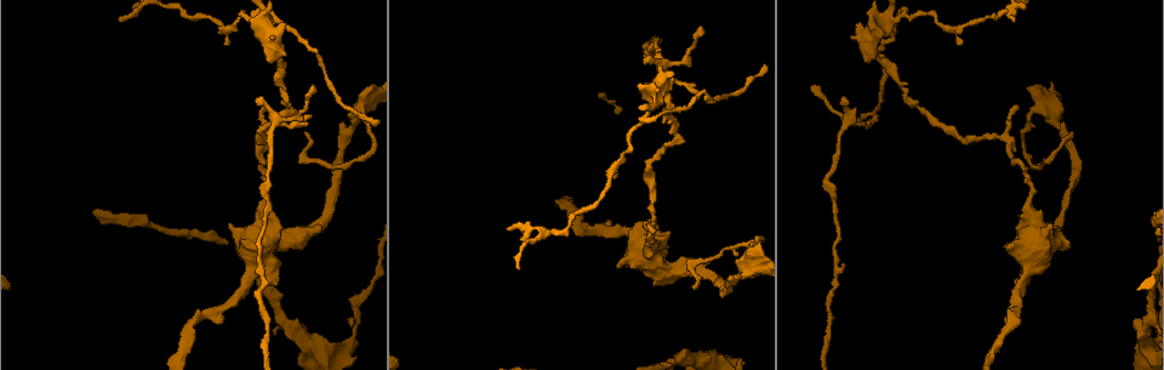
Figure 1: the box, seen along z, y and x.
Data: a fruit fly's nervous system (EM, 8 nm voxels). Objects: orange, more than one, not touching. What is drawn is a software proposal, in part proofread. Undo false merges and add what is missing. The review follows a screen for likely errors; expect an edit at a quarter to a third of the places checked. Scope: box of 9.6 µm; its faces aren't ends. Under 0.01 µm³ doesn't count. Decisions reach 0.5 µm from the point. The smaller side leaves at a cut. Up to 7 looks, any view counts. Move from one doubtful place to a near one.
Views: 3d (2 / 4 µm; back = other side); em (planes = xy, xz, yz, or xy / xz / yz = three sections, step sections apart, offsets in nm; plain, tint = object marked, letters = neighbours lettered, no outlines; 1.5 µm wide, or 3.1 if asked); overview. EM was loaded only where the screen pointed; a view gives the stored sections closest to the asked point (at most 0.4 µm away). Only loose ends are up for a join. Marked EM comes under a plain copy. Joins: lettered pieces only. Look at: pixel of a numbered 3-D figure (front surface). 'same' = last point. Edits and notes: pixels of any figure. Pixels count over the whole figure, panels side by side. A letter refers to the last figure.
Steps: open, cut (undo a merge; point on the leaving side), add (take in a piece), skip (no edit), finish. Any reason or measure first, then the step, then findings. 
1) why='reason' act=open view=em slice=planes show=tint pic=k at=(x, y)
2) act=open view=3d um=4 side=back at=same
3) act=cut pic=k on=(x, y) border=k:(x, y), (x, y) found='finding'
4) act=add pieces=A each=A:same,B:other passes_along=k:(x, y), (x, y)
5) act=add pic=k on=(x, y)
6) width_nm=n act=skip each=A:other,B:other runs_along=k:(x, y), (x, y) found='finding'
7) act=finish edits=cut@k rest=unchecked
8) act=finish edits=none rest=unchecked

why='calibre changes' act=open view=em slice=planes show=tint pic=1 at=(272, 277)

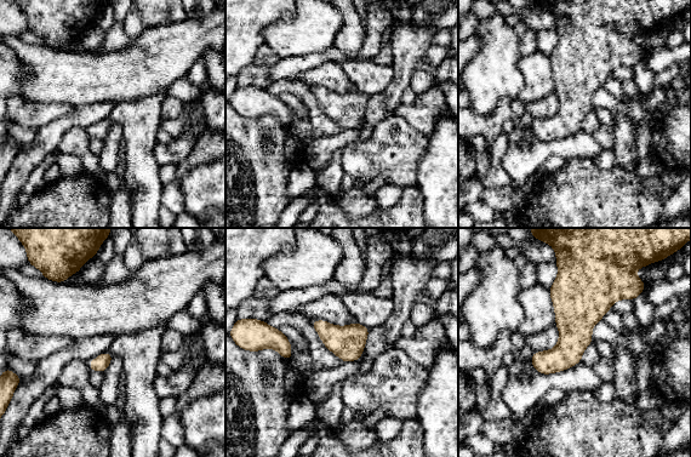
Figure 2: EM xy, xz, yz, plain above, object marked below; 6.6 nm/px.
why='see the neighbours' act=open view=em slice=planes show=letters at=same

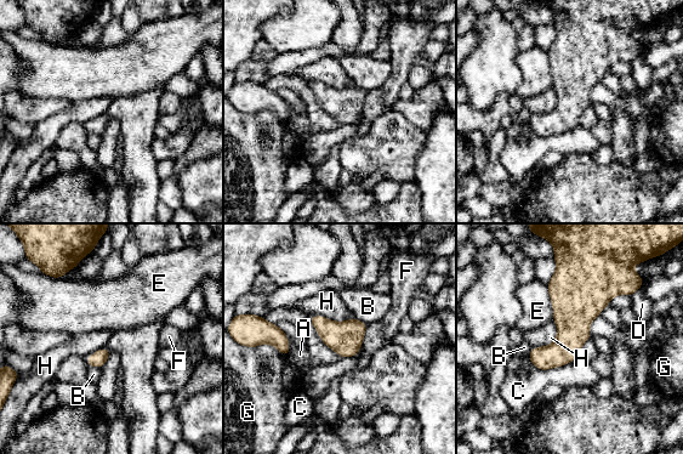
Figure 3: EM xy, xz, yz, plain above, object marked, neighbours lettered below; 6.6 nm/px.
act=skip each=A:other,B:other,C:other,D:other,E:other,F:other,G:other,H:other border=3:(308, 316), (336, 321), (353, 317) found='all the same neuron'

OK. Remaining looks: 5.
why='free end' act=open view=3d um=2 pic=1 at=(304, 133)

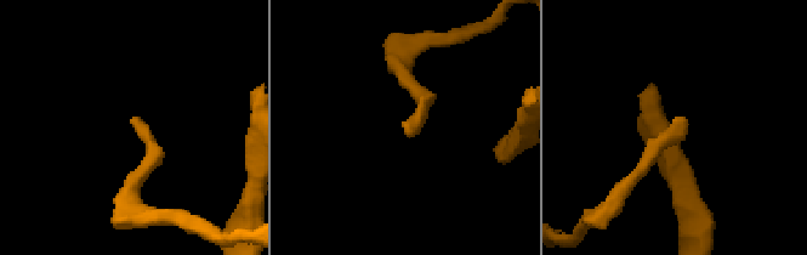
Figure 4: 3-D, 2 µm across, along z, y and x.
why='now the EM' act=open view=em slice=planes show=letters pic=4 at=(134, 117)

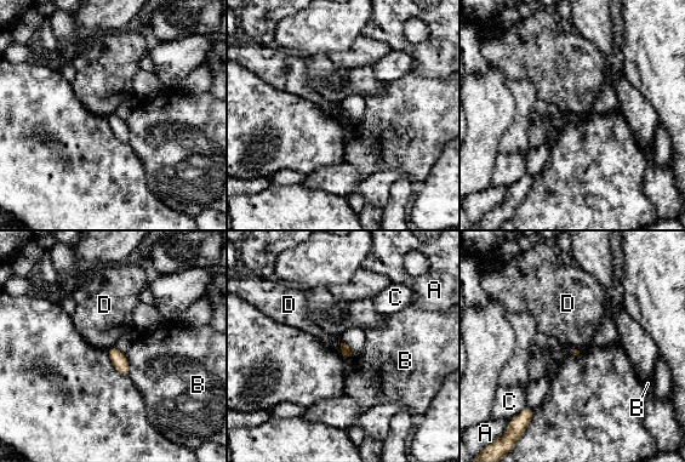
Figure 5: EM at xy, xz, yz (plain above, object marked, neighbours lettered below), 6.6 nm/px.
act=skip each=A:other,B:other,C:other,D:other border=5:(582, 347), (572, 348) found='no lettered piece goes on from it'

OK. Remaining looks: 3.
why='an open end' act=open view=em slice=xz step=4 show=tint pic=1 at=(311, 87)

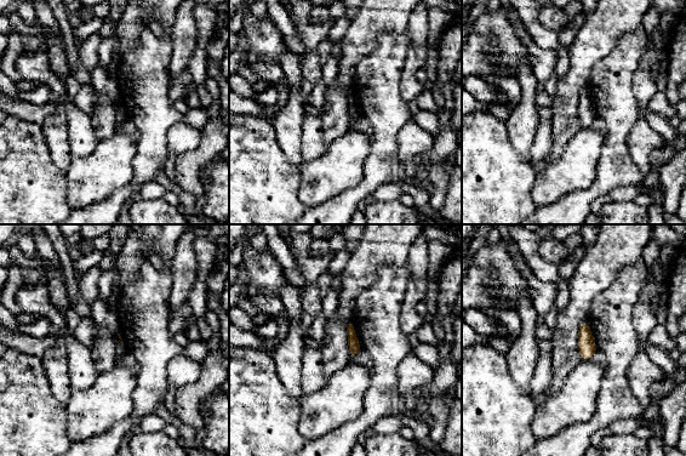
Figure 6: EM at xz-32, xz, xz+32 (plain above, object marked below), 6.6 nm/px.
act=open view=em slice=planes show=letters at=same

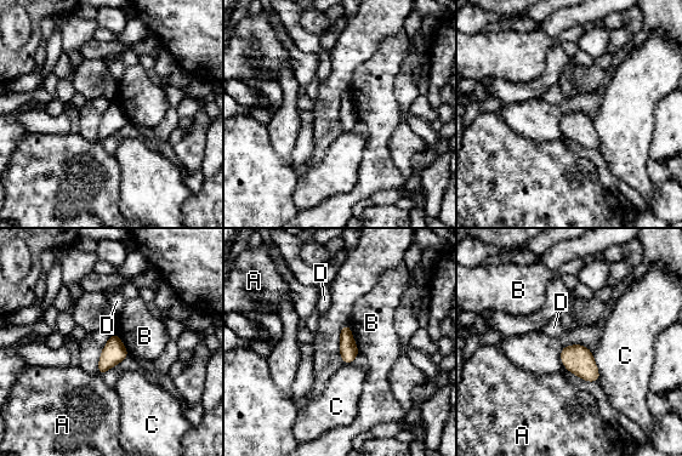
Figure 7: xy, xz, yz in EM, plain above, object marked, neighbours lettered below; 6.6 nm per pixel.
act=skip each=A:other,B:other,C:other,D:other found='none of them fits'

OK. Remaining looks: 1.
act=finish edits=none rest=unchecked

